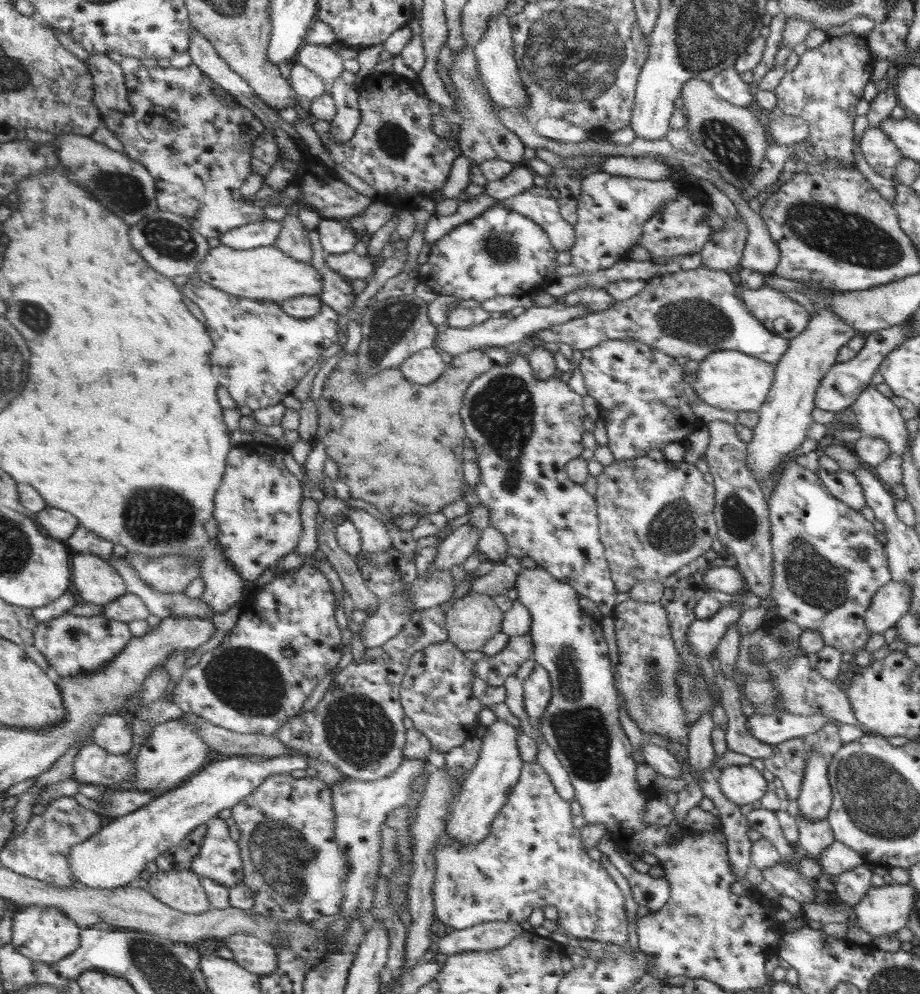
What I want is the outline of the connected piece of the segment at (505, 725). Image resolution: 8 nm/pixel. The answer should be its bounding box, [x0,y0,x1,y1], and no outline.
[447,720,525,848]

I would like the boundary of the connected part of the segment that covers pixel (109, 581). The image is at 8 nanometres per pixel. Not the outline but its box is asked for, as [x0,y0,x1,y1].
[73,554,131,608]

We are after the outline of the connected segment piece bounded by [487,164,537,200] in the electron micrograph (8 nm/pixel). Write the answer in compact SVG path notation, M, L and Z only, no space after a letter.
M517 164L517 168L499 182L489 182L487 196L495 200L509 200L525 190L535 188L535 172L527 164Z

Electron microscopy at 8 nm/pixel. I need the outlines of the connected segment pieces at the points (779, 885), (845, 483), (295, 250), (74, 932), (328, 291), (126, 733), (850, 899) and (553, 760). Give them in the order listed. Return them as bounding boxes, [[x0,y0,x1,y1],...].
[[761,862,815,908],[817,468,867,512],[275,212,313,264],[13,904,83,964],[321,266,357,316],[95,714,133,754],[831,864,873,908],[505,674,575,802]]

